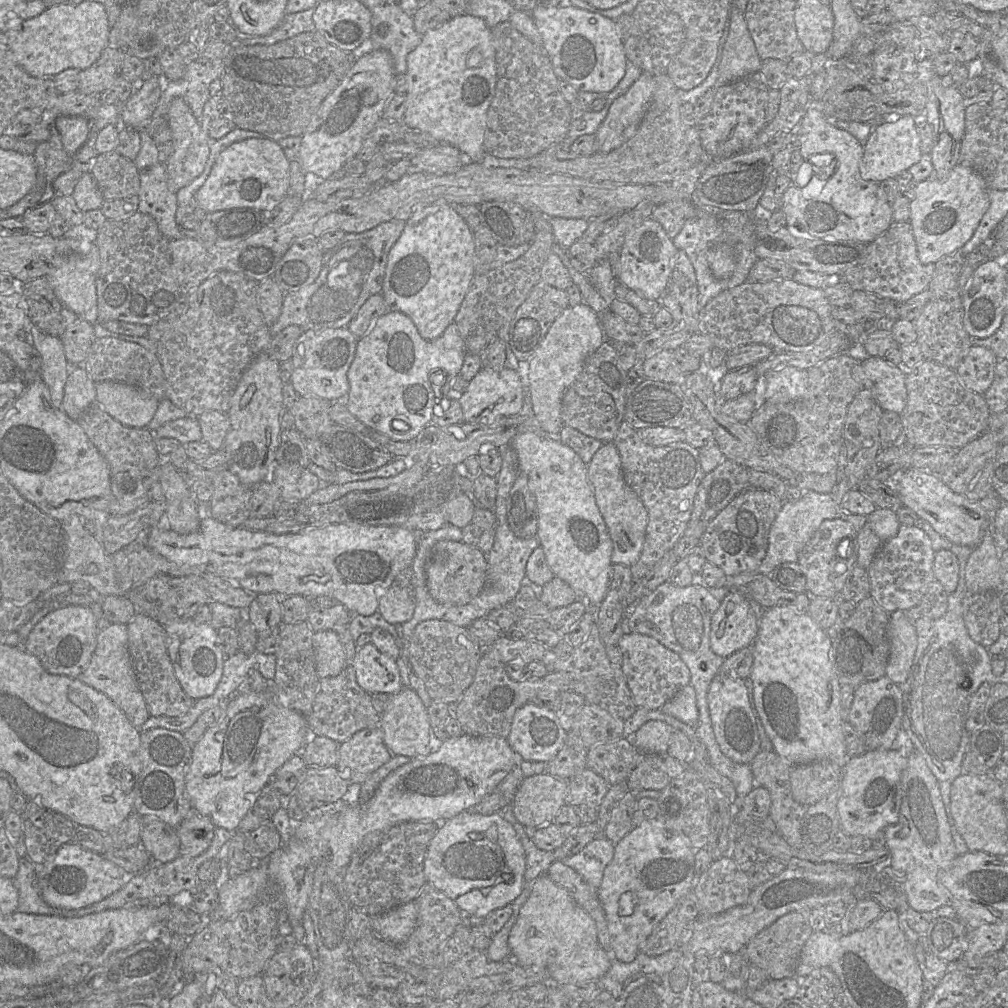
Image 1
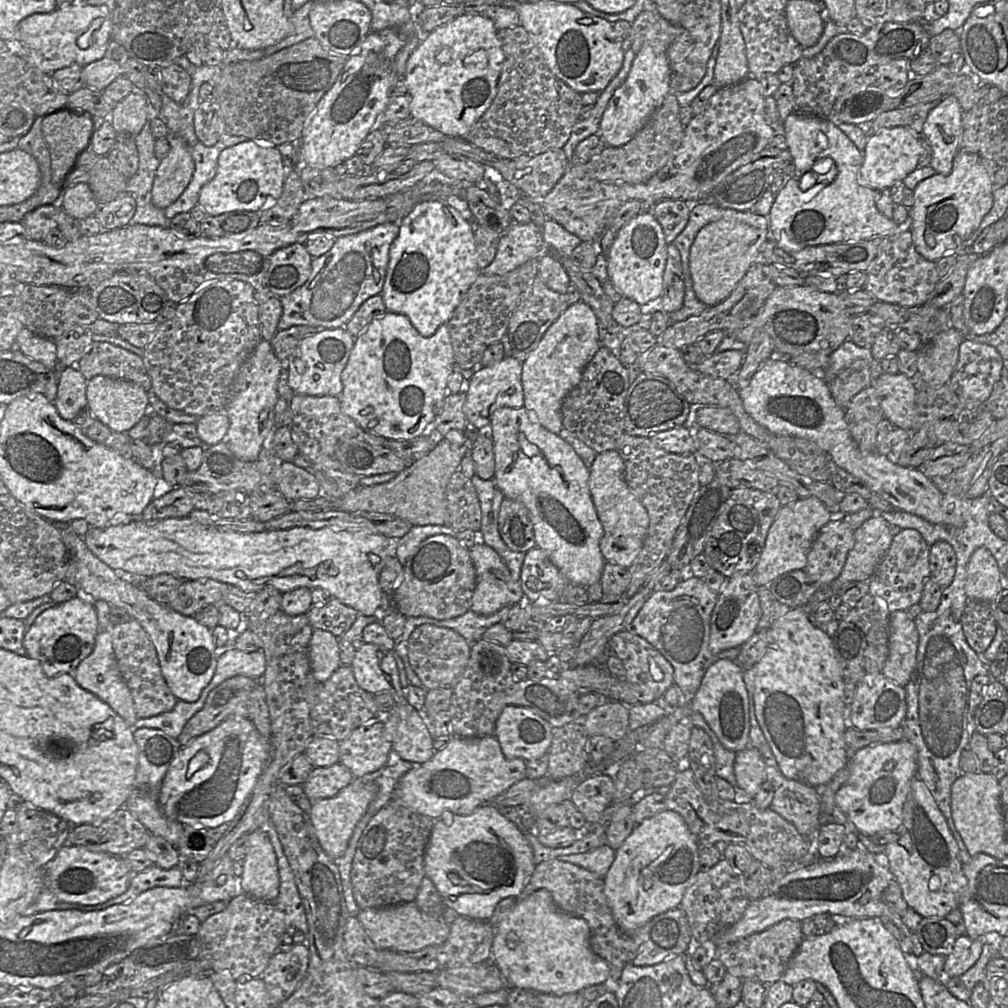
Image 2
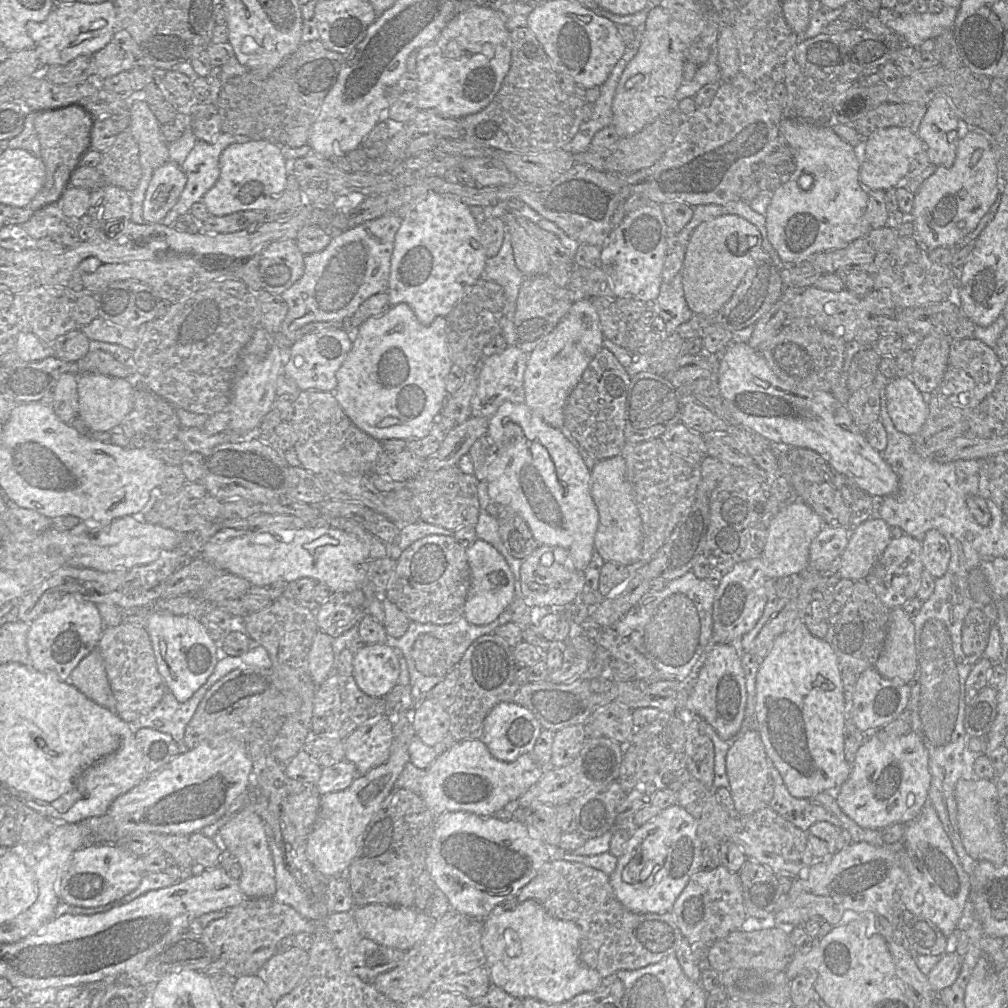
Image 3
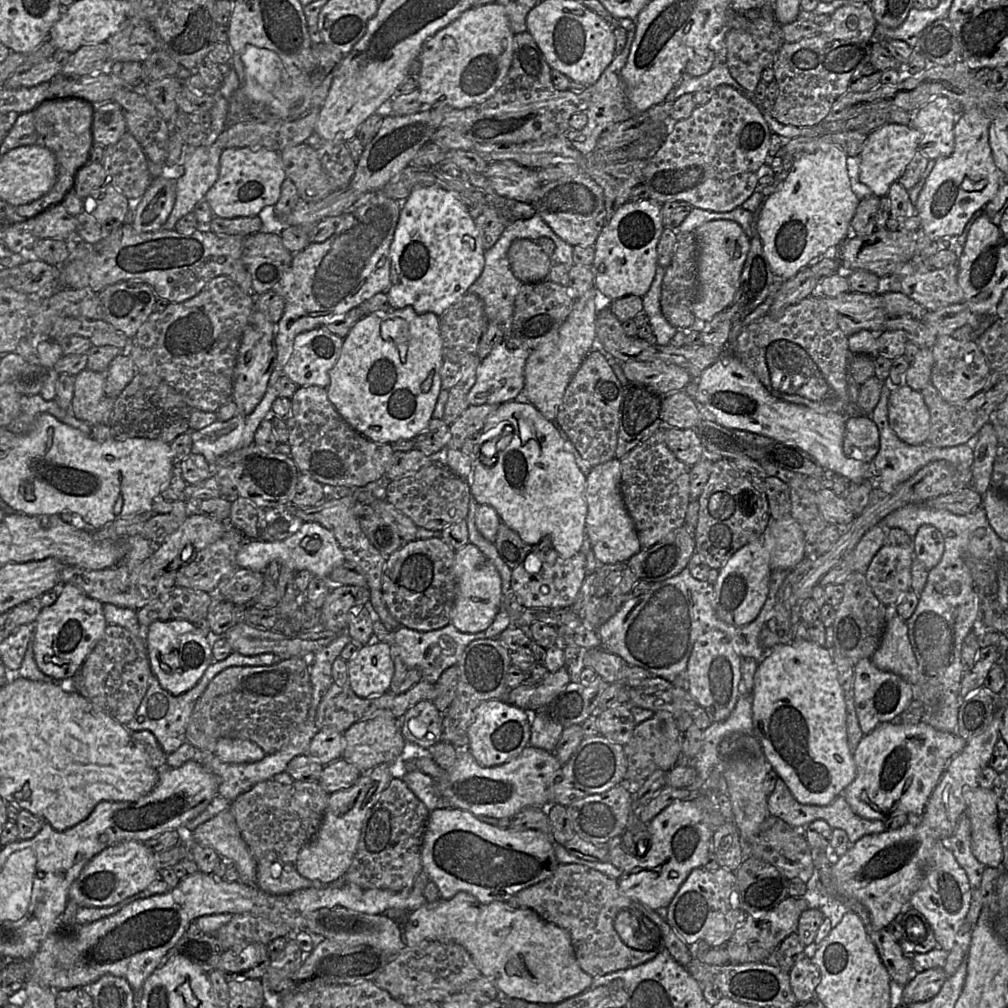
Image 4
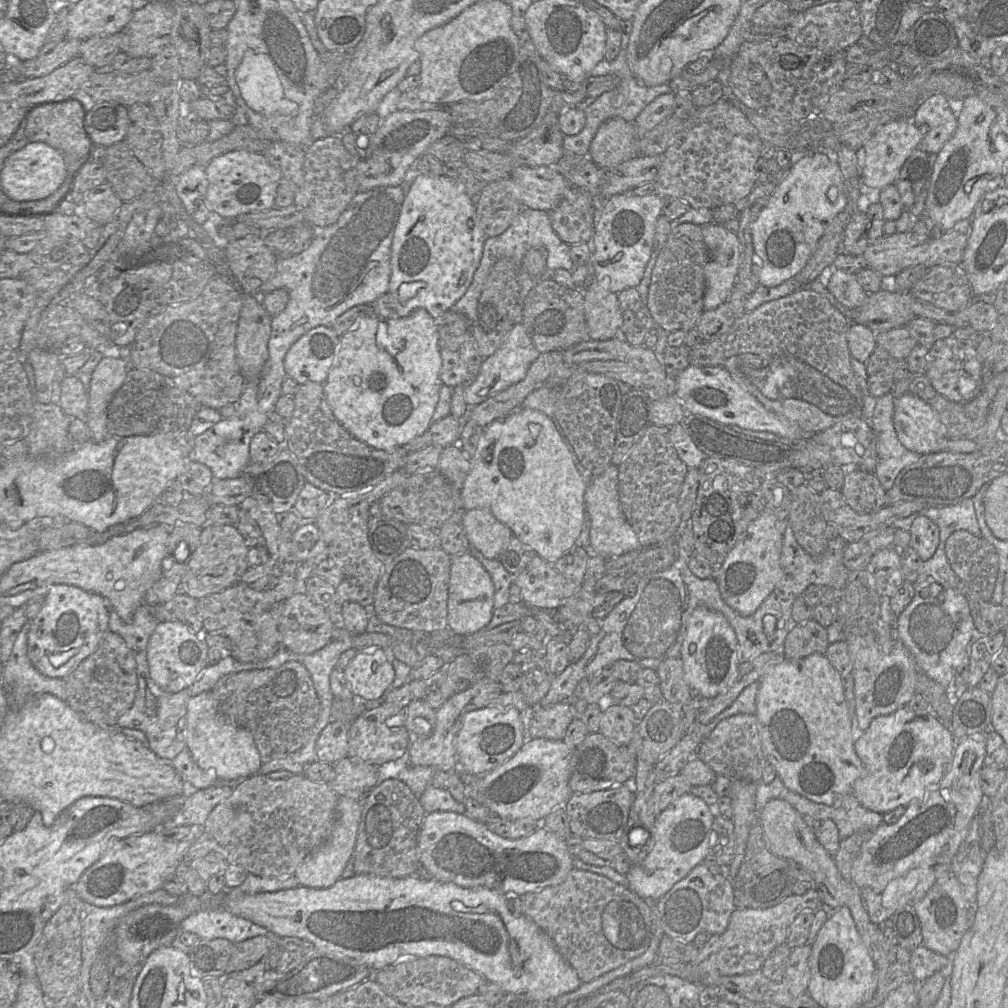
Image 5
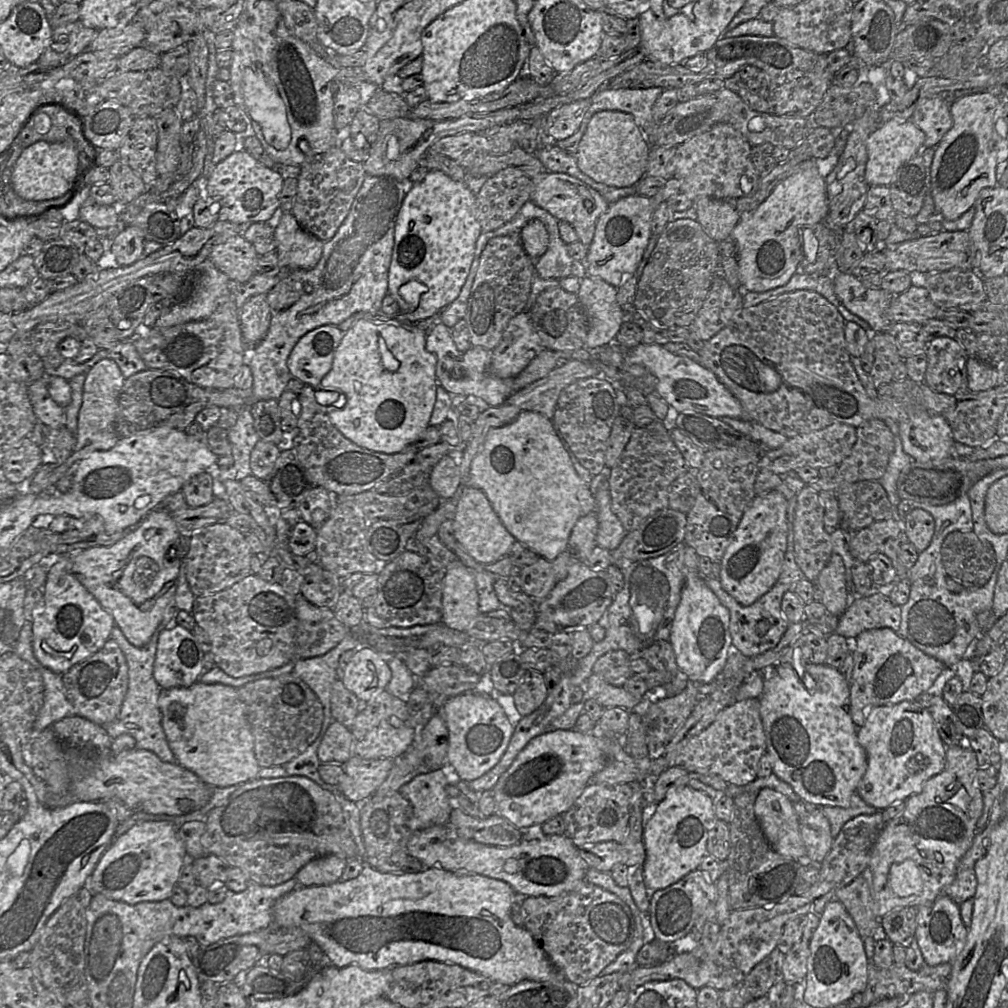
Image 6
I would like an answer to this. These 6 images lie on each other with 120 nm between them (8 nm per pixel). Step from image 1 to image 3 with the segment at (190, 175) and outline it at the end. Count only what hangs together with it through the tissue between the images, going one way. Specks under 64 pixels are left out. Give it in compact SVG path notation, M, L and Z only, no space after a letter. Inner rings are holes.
M171 161L160 166L152 176L143 202L145 223L161 223L177 203L187 181L181 167Z

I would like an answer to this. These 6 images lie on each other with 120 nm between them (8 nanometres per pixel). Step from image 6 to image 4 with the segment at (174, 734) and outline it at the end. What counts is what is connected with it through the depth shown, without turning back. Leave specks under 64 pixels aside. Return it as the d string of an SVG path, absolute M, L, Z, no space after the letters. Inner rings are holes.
M220 738L213 754L223 763L253 763L261 760L266 753L256 743L237 738Z

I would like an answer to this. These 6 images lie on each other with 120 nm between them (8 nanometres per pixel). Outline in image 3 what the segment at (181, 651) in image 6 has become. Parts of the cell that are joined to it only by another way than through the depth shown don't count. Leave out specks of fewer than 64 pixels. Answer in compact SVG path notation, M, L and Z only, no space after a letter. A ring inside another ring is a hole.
M150 611L146 630L167 690L181 703L189 700L215 669L219 660L217 643L208 635L202 620L188 615Z

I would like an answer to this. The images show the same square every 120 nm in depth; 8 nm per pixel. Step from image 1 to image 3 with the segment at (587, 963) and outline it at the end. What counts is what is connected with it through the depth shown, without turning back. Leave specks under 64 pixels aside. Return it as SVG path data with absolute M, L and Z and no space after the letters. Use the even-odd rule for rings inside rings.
M528 899L519 903L514 910L505 910L499 904L483 919L483 923L481 944L490 982L511 996L521 1000L533 998L545 1003L563 1003L580 993L594 992L601 984L603 978L599 972L586 966L580 959L579 926L551 916L537 900Z

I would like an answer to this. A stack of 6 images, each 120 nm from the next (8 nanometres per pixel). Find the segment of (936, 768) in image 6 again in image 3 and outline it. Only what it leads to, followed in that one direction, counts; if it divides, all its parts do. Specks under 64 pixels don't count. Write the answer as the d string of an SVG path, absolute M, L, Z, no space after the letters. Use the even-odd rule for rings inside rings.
M878 732L866 737L856 752L848 780L835 793L839 807L849 818L863 828L881 830L894 823L909 823L914 820L928 801L930 782L928 751L914 732L902 736L888 736ZM910 793L914 794L915 801L908 806L907 797Z

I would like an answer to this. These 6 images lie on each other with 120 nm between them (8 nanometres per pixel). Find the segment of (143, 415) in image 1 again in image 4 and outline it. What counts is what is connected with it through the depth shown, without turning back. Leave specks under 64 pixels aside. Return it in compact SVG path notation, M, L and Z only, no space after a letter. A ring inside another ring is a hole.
M85 369L77 374L69 413L91 425L106 424L115 399L106 396L105 381L105 373Z

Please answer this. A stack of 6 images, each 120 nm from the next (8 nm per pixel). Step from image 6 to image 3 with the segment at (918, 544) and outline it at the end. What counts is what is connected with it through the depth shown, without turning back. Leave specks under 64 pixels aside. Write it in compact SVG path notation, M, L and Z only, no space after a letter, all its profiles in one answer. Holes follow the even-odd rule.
M929 530L921 542L921 561L923 567L934 579L942 577L951 558L950 546L947 539L938 530Z

